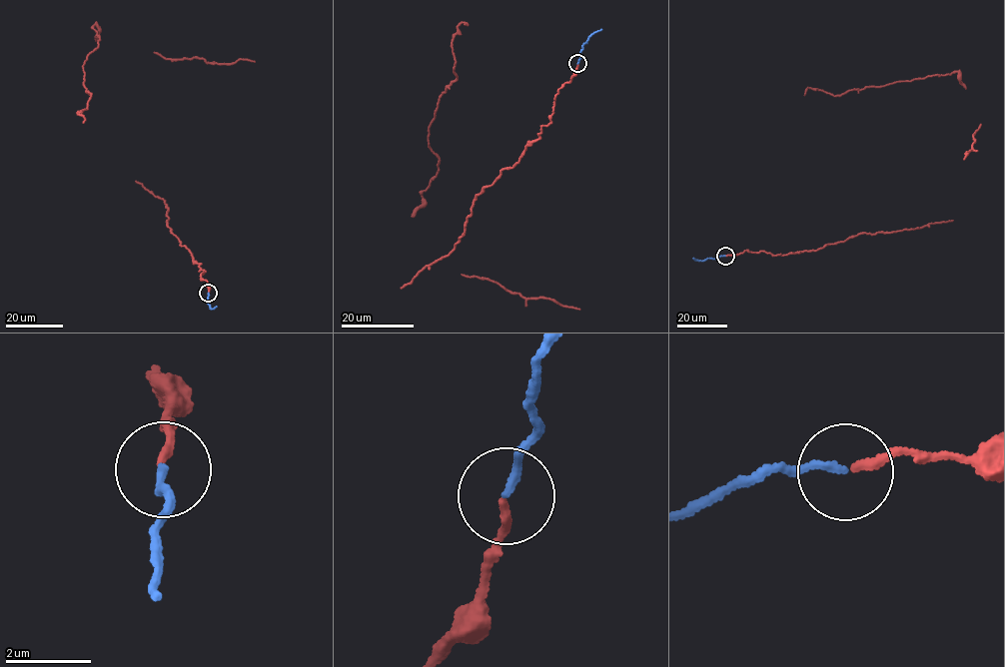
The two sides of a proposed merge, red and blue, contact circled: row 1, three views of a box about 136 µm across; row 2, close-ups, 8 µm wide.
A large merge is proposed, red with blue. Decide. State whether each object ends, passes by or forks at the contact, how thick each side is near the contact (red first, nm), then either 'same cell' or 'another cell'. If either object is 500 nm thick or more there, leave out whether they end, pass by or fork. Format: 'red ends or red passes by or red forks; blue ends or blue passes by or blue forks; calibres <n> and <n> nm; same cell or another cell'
red ends; blue ends; calibres 190 and 160 nm; same cell

